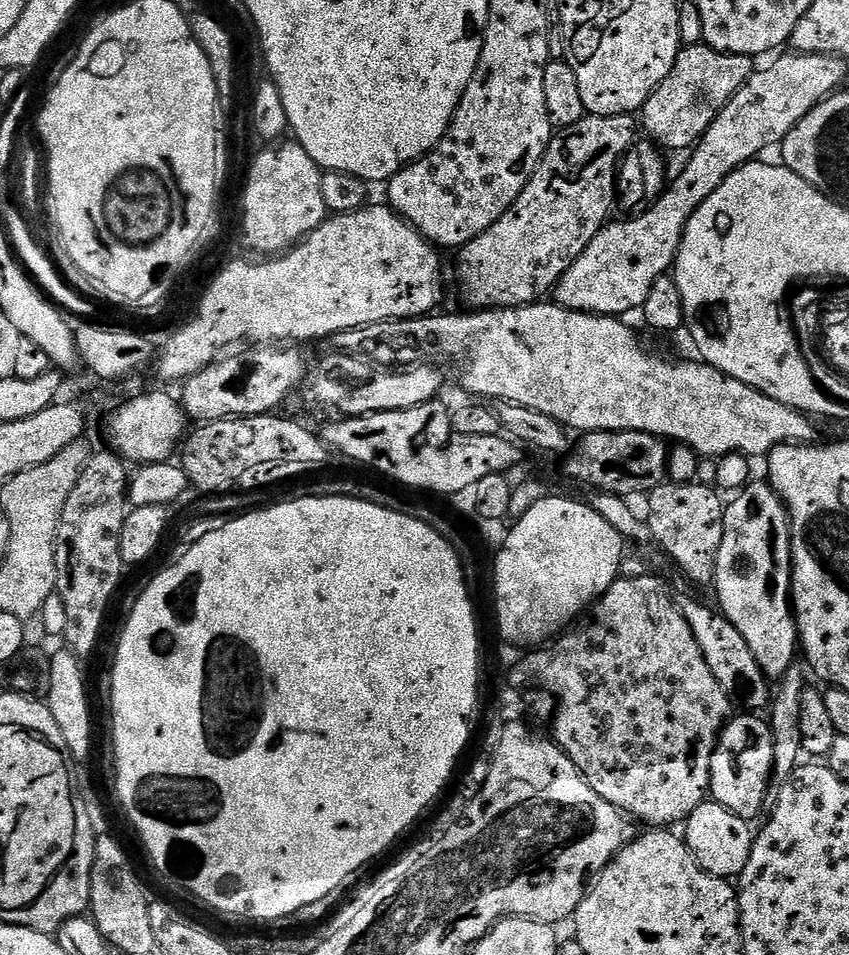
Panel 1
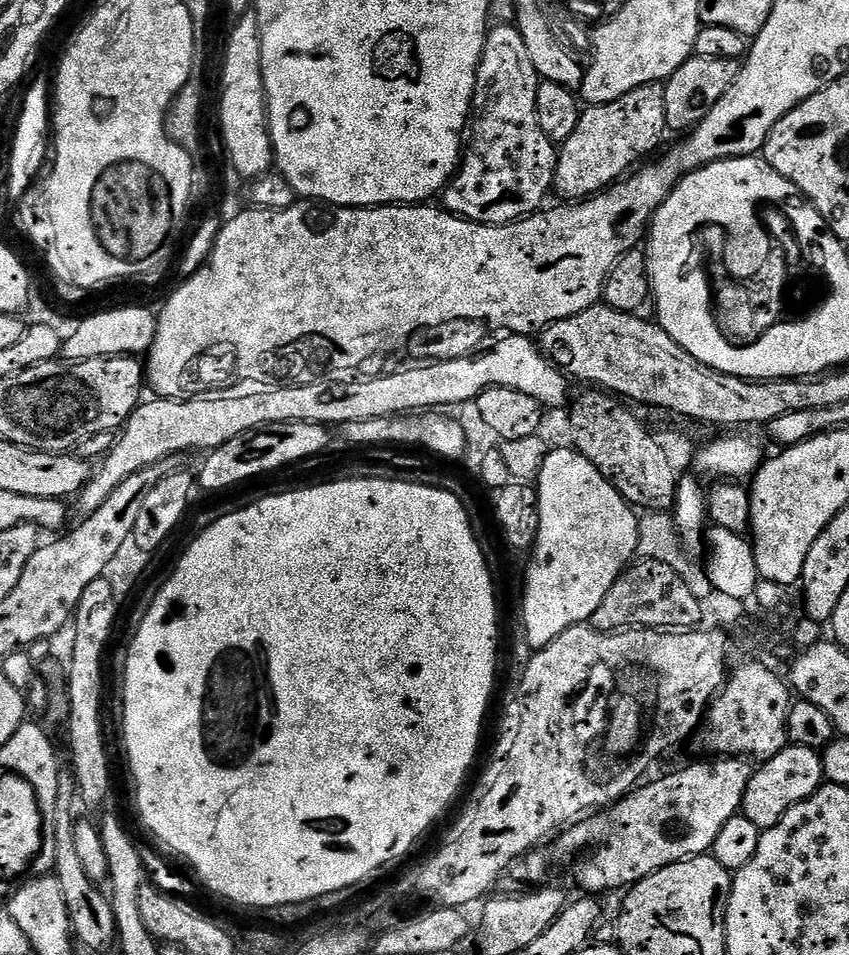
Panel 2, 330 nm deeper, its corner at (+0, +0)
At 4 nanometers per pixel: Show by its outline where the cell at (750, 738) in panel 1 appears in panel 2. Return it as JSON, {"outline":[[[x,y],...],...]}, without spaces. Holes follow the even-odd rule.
{"outline":[[[783,748],[774,758],[763,761],[753,771],[750,786],[746,786],[742,814],[760,829],[772,828],[798,802],[814,795],[825,783],[824,762],[814,748]]]}

